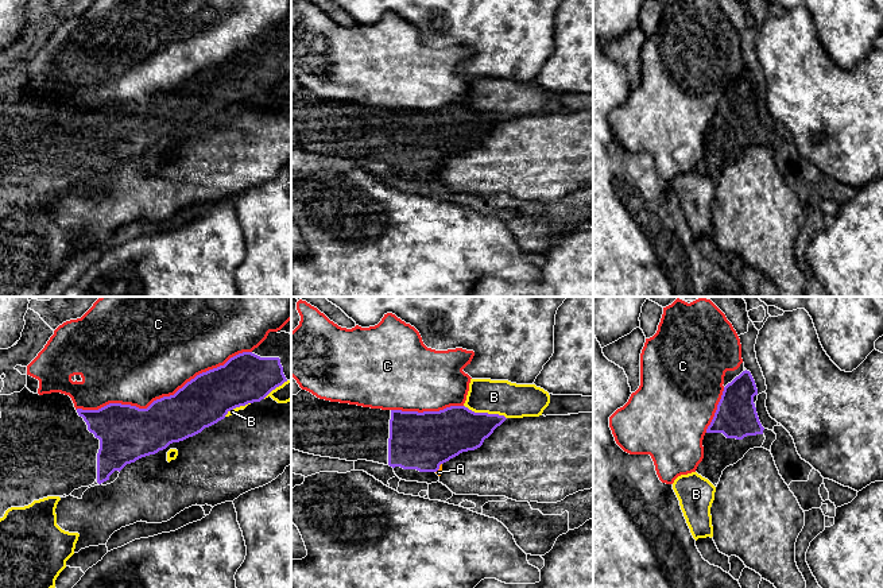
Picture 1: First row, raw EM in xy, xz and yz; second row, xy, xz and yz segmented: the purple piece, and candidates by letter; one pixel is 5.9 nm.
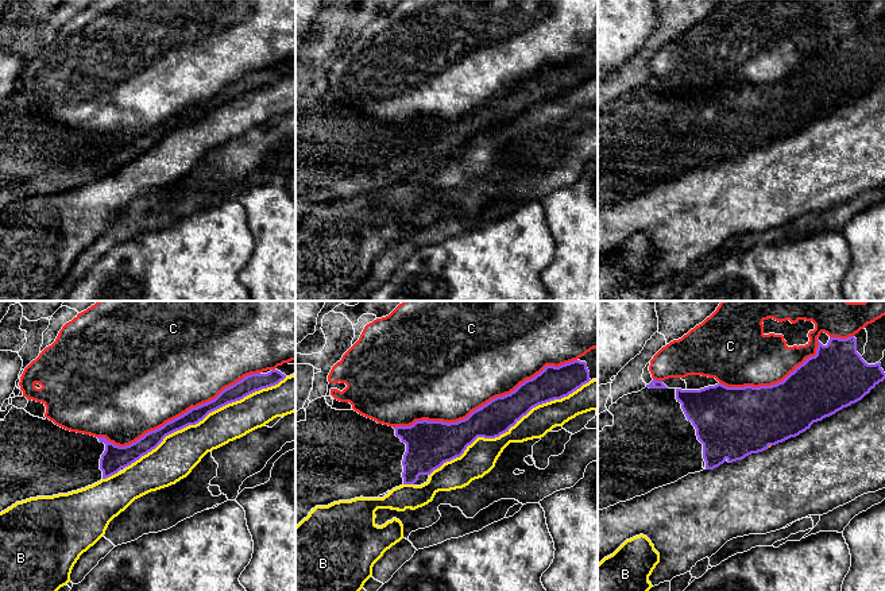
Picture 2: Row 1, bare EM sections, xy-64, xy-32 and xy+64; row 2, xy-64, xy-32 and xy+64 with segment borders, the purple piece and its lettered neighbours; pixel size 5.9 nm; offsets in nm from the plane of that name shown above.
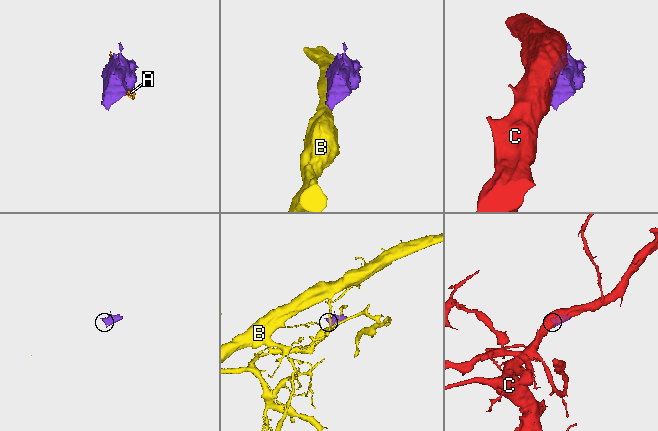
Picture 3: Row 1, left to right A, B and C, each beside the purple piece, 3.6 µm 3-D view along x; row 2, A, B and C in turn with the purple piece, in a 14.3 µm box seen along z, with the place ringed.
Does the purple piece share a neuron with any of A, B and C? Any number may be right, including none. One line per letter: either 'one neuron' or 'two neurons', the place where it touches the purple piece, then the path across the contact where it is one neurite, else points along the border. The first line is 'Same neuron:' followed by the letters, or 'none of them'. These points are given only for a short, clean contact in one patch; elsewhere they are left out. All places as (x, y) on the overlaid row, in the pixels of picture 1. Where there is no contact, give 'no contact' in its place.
Same neuron: none of them
A: two neurons; contact xz (438, 468)
B: two neurons; contact xz (485, 413)
C: two neurons; contact xy (163, 397)

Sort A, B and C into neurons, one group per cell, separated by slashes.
A / B / C

